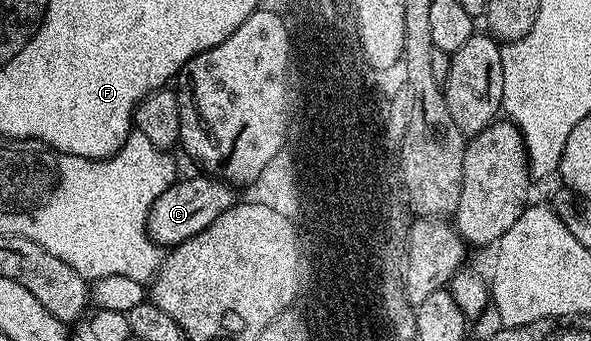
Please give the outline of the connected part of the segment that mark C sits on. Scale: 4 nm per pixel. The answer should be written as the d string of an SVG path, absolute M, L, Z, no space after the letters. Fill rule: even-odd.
M203 177L204 179L184 179L172 183L158 201L150 209L148 218L148 236L166 249L176 247L182 241L202 233L202 229L209 227L226 209L234 205L232 199L233 188L219 177Z

